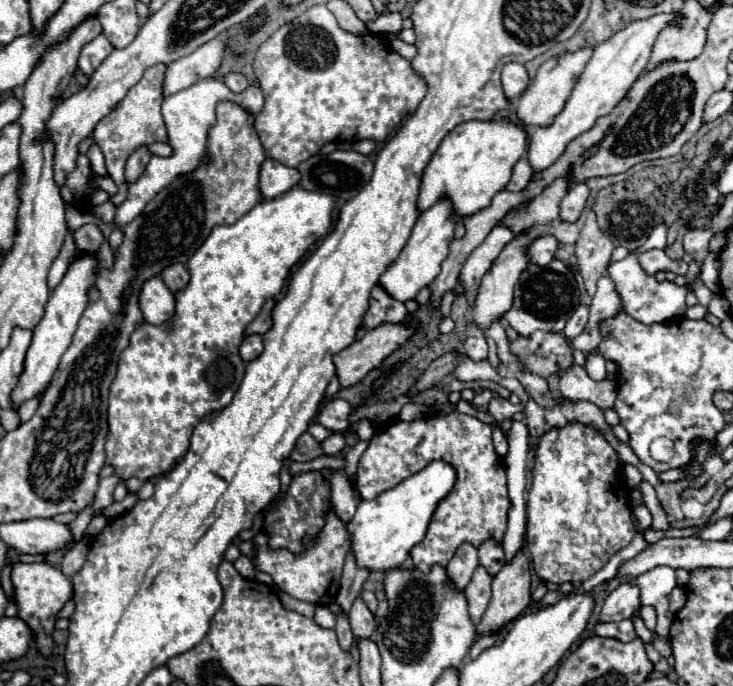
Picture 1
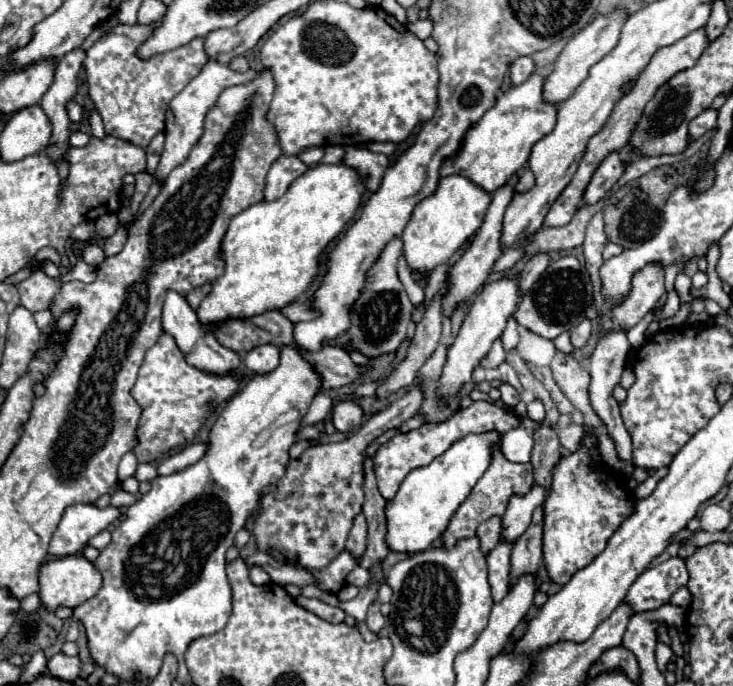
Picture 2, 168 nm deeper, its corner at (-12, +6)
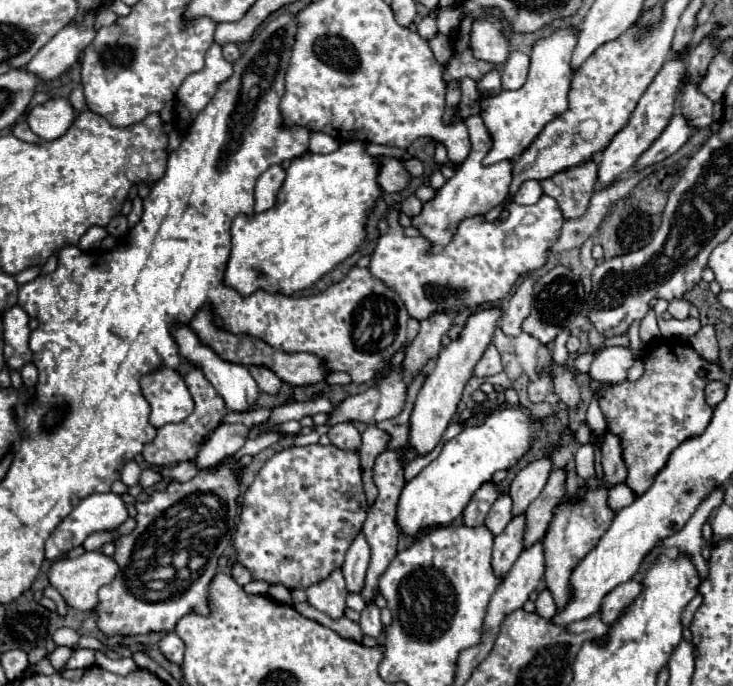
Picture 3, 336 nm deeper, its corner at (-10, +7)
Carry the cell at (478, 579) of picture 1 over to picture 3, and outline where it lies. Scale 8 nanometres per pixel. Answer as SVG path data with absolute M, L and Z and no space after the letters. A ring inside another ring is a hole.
M524 515L514 517L506 529L494 539L494 551L492 551L492 569L496 573L496 577L504 577L510 567L514 565L514 561L518 559L518 555L522 553L524 545L522 545L522 535L524 535L524 525L526 519Z

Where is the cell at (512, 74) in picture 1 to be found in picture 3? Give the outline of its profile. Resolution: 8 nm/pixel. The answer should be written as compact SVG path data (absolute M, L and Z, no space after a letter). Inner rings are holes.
M512 51L506 65L502 67L502 89L518 89L524 85L528 75L530 57L522 51Z

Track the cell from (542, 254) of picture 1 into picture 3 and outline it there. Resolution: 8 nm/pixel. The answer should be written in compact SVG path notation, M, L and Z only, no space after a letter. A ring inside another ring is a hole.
M526 277L516 293L512 295L510 303L508 303L508 309L504 311L502 319L500 319L500 329L510 335L510 337L516 337L522 333L520 325L522 321L528 317L530 313L530 301L532 301L532 287L534 287L534 279L532 277Z

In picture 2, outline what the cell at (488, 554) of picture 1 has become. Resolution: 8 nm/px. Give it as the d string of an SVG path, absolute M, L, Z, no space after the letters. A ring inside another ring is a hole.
M534 484L524 496L514 494L510 498L508 510L502 516L502 538L504 540L520 538L520 534L528 528L528 524L532 520L534 508L544 502L544 494L546 494L546 490L542 486Z

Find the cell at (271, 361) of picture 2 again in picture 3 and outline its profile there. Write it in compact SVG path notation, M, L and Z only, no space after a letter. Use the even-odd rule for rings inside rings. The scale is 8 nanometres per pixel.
M250 365L248 369L250 369L254 381L258 383L258 387L262 391L266 391L266 393L278 393L282 381L280 381L280 377L272 369L266 369L264 365Z

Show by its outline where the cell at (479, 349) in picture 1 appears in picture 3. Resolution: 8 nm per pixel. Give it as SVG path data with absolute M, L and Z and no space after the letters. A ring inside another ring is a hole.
M490 345L490 347L484 351L484 355L482 355L482 359L478 361L478 365L474 367L474 375L476 375L476 377L490 377L490 375L496 375L496 373L500 373L500 371L502 371L500 353L498 353L498 349L496 349L494 345Z

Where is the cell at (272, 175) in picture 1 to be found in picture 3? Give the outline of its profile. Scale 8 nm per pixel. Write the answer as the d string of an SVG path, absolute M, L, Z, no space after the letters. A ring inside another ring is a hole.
M272 165L270 169L266 169L258 181L256 181L256 187L254 187L254 195L256 195L256 207L254 211L260 213L260 211L266 211L274 205L276 201L276 195L282 187L282 181L286 177L286 169L282 165Z

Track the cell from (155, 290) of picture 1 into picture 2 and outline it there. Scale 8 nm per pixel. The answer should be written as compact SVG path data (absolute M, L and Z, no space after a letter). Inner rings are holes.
M176 292L166 294L164 312L162 312L162 326L164 326L164 332L170 334L176 340L176 346L180 348L180 352L184 354L184 358L190 366L194 366L194 368L198 368L206 374L216 374L216 376L226 376L226 374L232 374L232 372L240 372L240 368L242 368L240 356L234 350L228 350L228 348L220 346L216 342L216 338L212 338L212 334L202 328L196 312L188 306L186 298L182 298Z

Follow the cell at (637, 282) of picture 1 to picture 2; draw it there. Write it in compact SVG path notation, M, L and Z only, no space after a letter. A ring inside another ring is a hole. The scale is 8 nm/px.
M654 312L646 314L646 316L644 316L644 320L640 320L636 326L628 331L627 338L632 350L640 350L640 348L645 344L643 343L646 341L646 335L644 335L644 332L646 332L646 326L652 322L652 318L654 318L654 316L656 316Z

